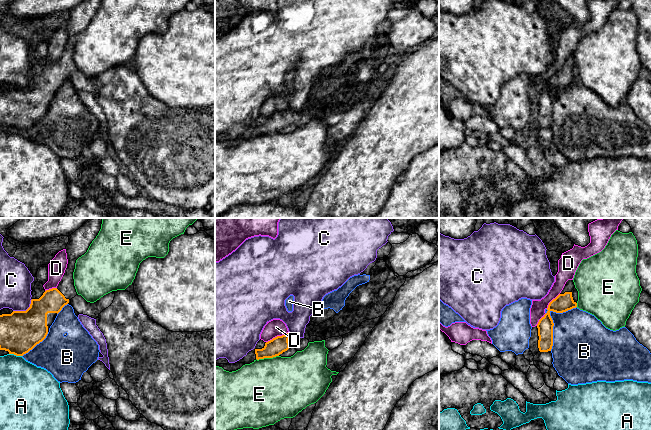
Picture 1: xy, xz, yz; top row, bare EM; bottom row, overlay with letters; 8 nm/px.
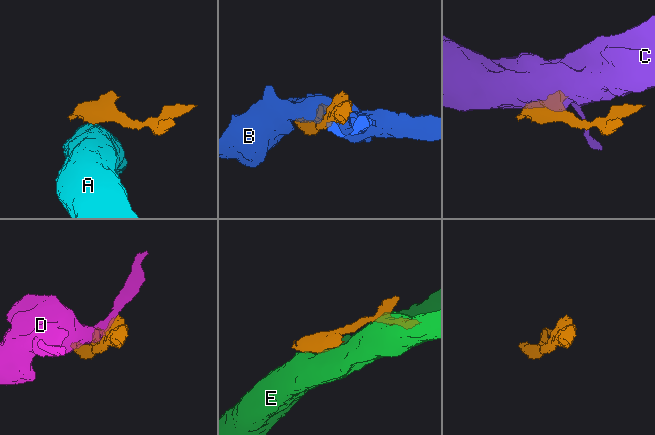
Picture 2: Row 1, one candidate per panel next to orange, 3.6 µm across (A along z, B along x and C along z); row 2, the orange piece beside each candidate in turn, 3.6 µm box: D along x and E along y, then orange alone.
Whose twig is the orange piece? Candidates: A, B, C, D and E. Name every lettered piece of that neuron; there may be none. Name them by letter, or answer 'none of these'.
none of these

